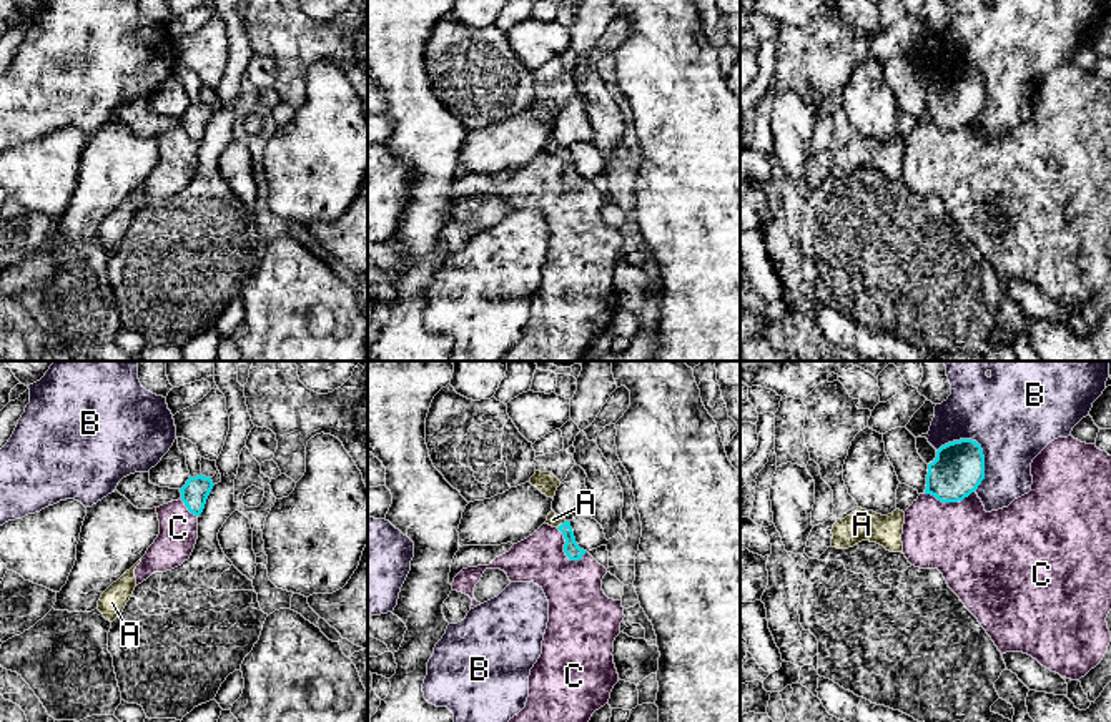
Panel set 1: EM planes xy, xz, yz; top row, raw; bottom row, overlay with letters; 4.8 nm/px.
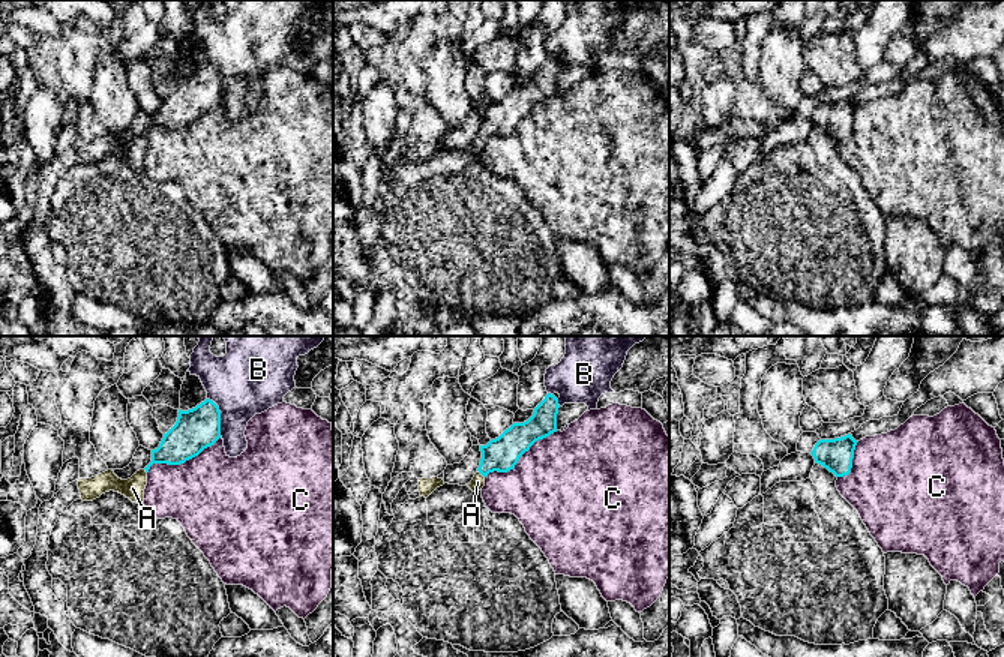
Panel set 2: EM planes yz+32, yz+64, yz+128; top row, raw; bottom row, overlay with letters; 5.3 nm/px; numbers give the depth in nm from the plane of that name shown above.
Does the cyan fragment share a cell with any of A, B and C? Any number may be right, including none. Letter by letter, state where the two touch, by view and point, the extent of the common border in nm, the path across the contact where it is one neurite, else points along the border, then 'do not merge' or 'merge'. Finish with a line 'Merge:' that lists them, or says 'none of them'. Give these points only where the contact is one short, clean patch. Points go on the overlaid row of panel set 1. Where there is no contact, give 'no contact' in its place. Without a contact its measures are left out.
A: xz (561, 524) | 60 nm | across xz (571, 548), (569, 534), (561, 524), (553, 519) | merge
B: yz (982, 450) | 280 nm | along yz (942, 445), (973, 440), (980, 446), (983, 479), (977, 489) | do not merge
C: yz (950, 501) | 240 nm | along yz (975, 489), (957, 501), (938, 501), (925, 494) | do not merge
Merge: A

